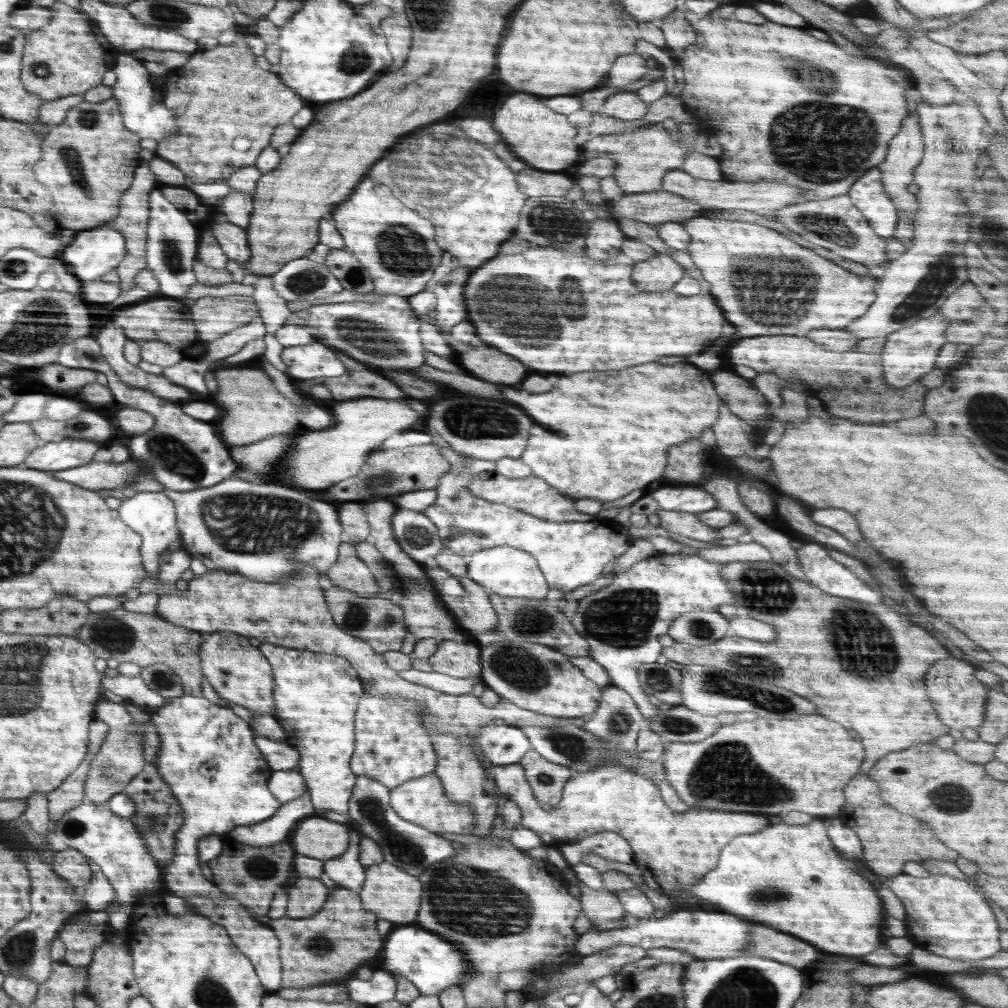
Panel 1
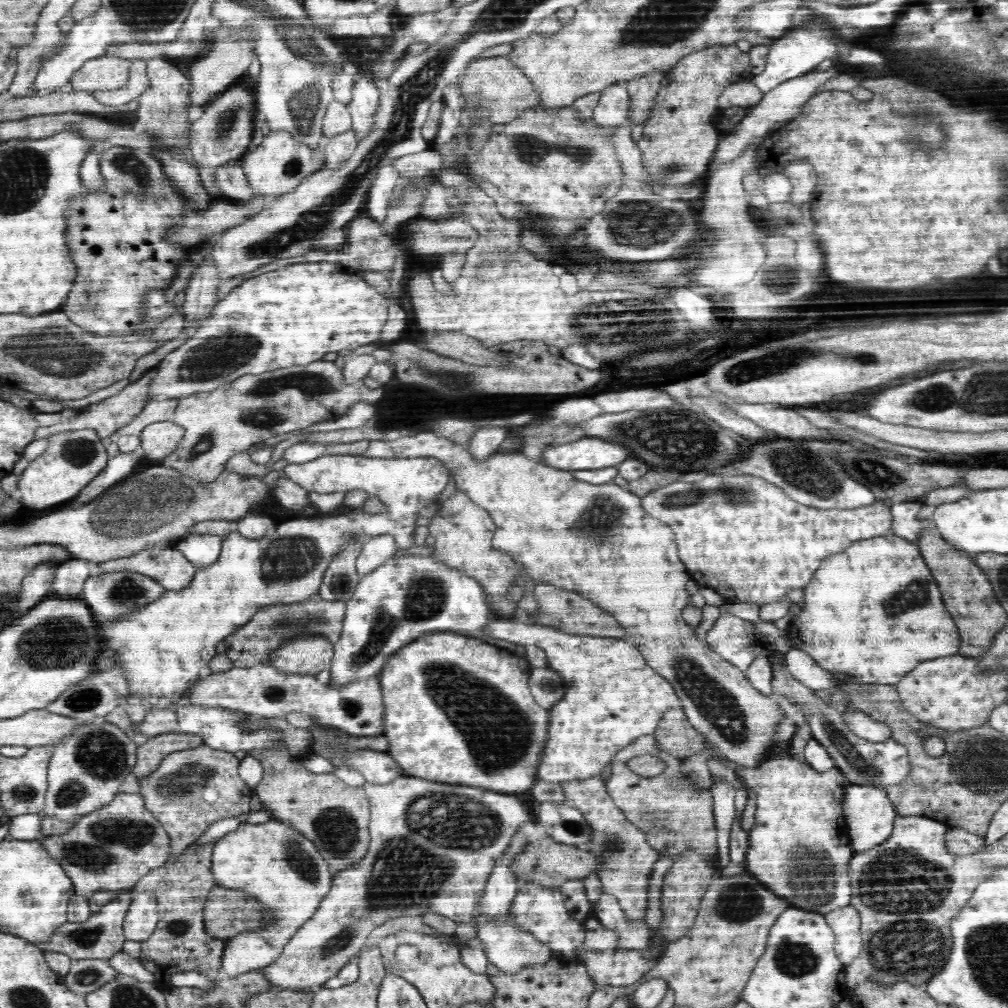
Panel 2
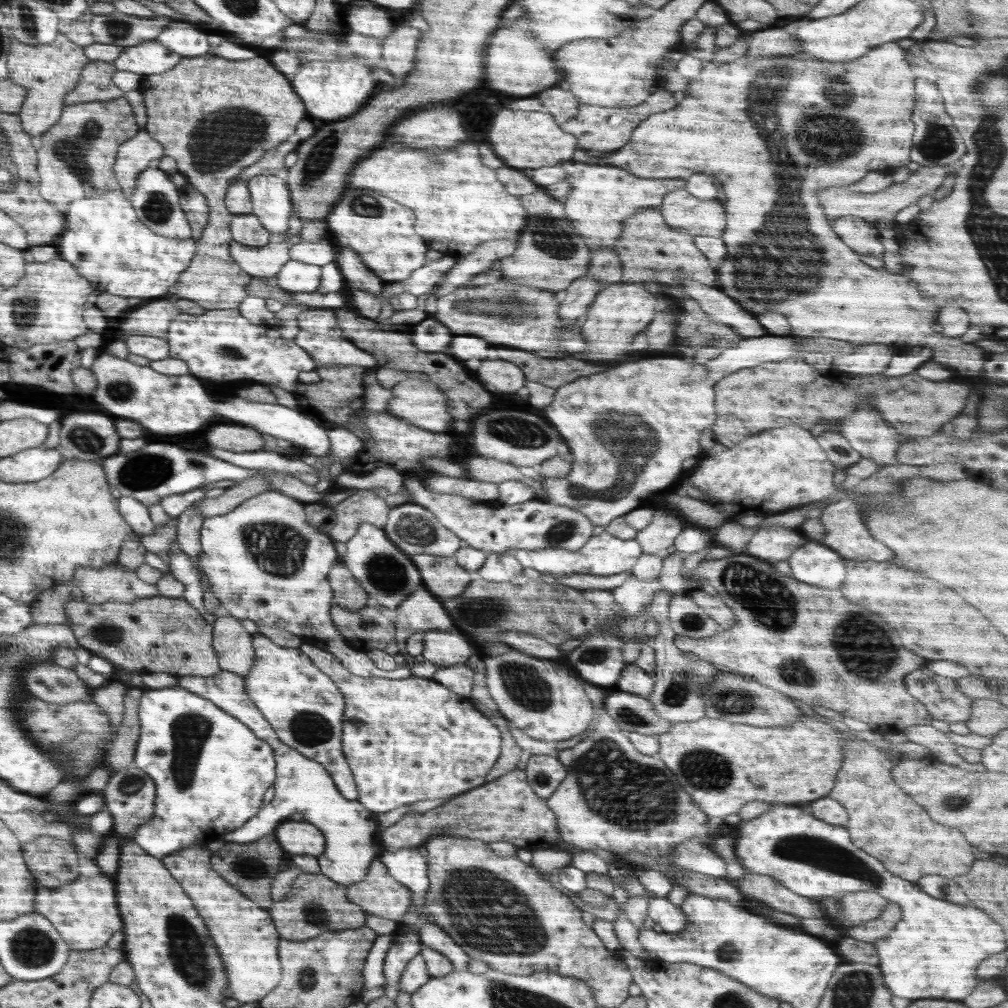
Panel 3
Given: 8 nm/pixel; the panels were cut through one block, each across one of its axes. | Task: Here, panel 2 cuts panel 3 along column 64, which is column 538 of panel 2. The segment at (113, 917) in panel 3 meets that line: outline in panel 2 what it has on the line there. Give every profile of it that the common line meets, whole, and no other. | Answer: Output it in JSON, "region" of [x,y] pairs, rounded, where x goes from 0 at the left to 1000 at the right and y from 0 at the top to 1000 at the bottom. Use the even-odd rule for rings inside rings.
{"region":[[[655,848],[654,853],[649,855],[647,863],[645,880],[643,883],[643,901],[641,901],[641,914],[645,922],[649,924],[650,931],[647,936],[647,942],[643,947],[635,947],[631,943],[600,943],[600,944],[583,944],[578,951],[571,948],[572,940],[581,929],[581,922],[578,916],[567,912],[560,899],[558,887],[554,881],[540,881],[525,877],[520,883],[517,883],[510,893],[508,899],[508,908],[512,918],[520,920],[524,925],[530,926],[536,934],[540,934],[552,946],[561,951],[569,951],[579,955],[583,968],[589,973],[590,982],[595,982],[597,978],[625,978],[629,974],[636,974],[644,967],[647,959],[654,955],[665,934],[656,927],[654,913],[656,912],[656,883],[659,876],[661,865],[669,853],[664,852],[661,848]]]}

